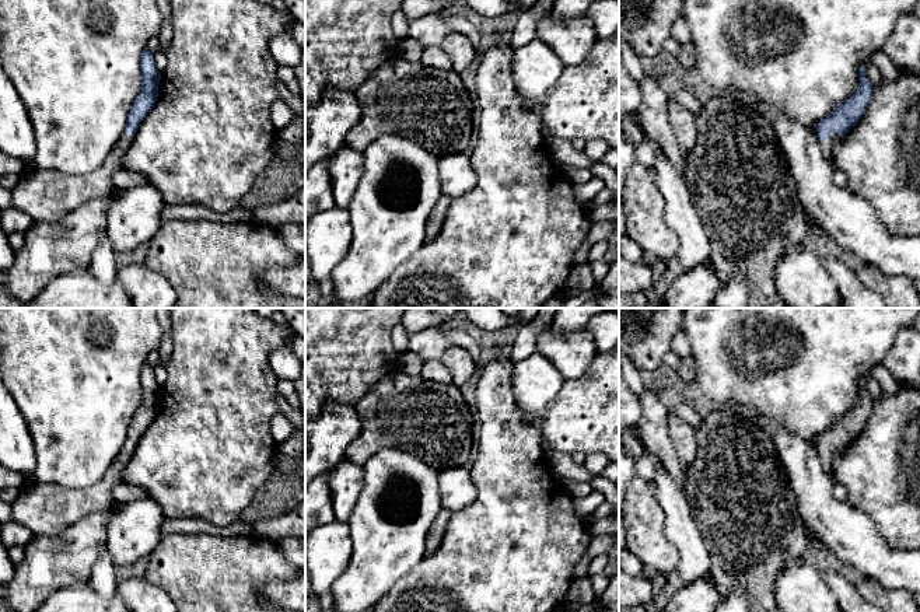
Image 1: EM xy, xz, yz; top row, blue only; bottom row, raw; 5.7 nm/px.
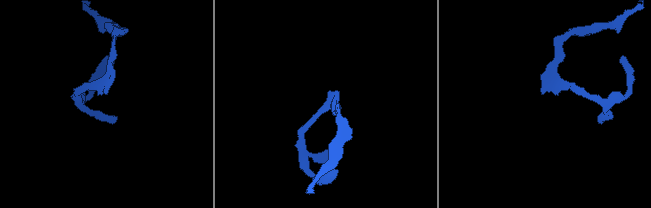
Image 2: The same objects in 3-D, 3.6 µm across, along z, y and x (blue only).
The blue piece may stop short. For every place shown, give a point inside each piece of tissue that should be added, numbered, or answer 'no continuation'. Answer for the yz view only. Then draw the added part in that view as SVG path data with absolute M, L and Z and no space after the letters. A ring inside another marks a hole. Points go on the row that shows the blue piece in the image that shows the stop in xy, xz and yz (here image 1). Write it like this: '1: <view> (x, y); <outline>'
1: yz (826, 146); M835 133L828 140L821 141L821 147L823 150L825 158L833 164L833 144L839 141L843 136Z

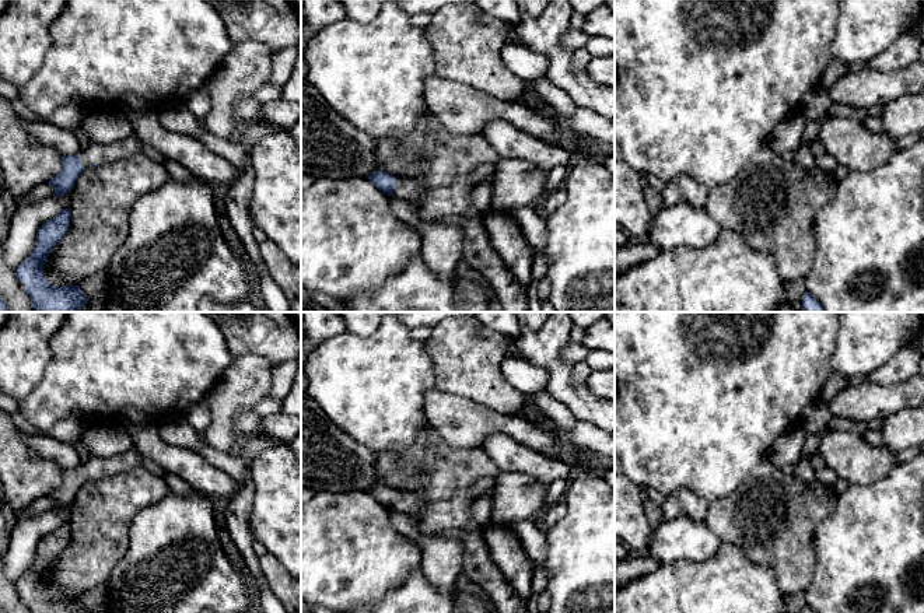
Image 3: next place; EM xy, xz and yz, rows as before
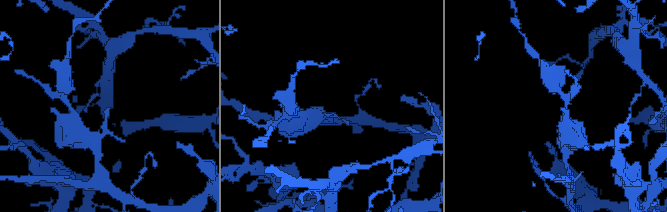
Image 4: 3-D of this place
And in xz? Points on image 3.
1: xz (405, 189); M396 178L396 185L392 196L403 200L419 199L424 196L424 188L416 181Z

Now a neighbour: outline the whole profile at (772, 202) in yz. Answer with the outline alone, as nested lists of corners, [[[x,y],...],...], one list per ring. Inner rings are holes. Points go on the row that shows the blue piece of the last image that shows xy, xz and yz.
[[[764,146],[732,179],[708,189],[706,209],[722,230],[741,232],[748,246],[770,253],[780,277],[790,284],[805,277],[813,263],[815,217],[836,189],[830,172],[805,169]]]

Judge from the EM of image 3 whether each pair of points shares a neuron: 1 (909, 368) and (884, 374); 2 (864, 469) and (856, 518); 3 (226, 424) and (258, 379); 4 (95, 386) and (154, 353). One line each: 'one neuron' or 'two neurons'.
1: one neuron
2: two neurons
3: one neuron
4: one neuron

